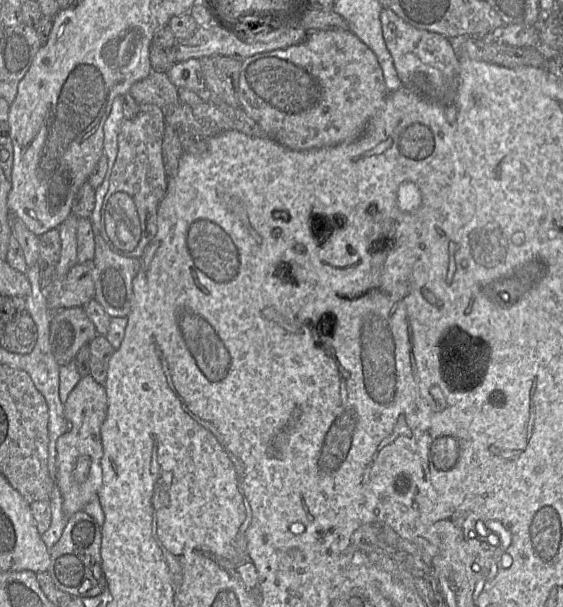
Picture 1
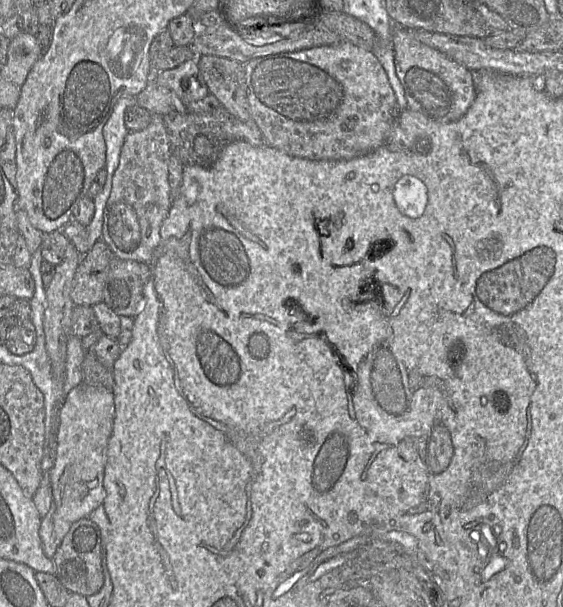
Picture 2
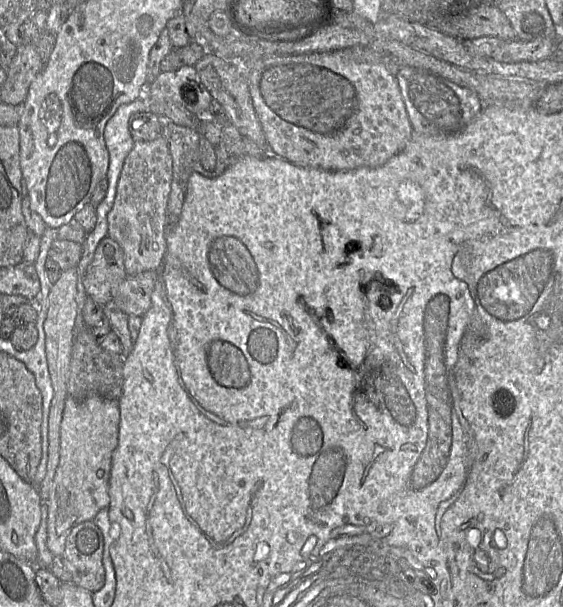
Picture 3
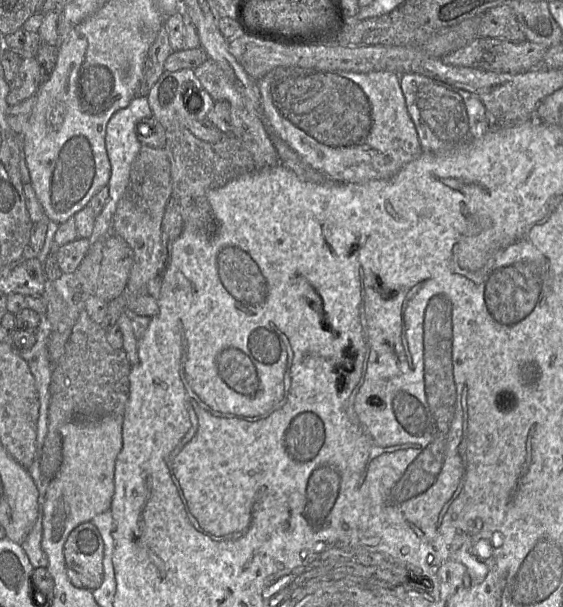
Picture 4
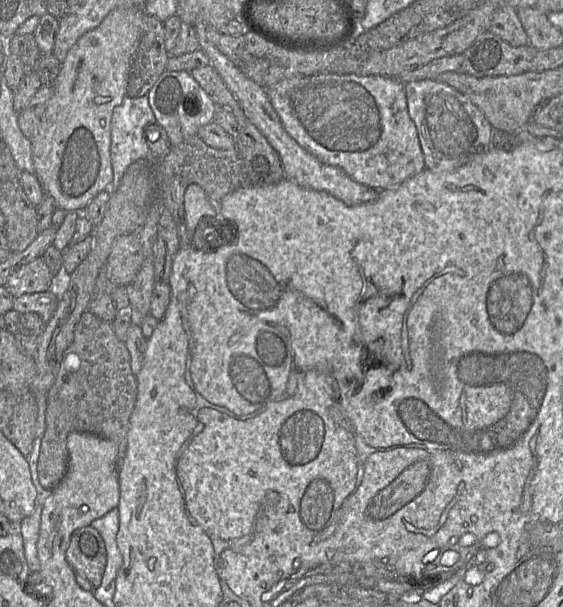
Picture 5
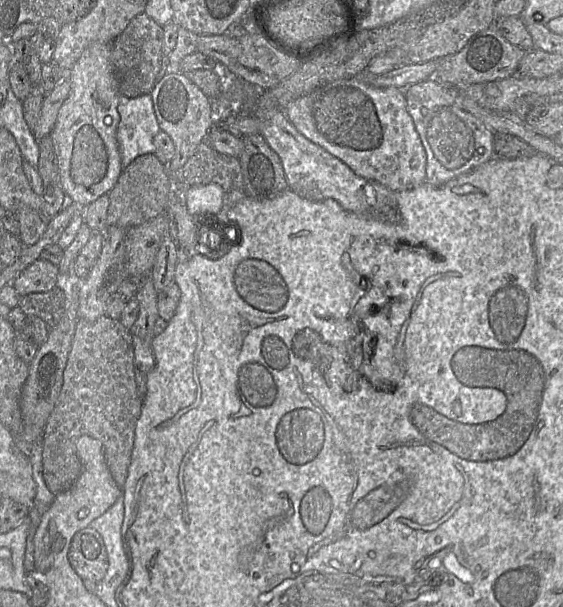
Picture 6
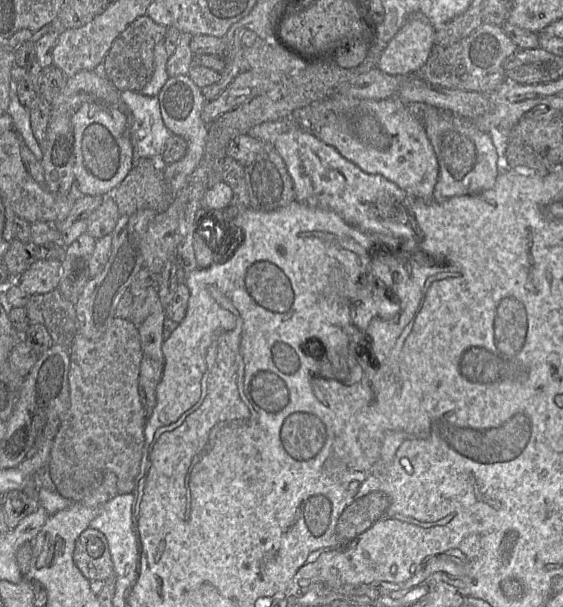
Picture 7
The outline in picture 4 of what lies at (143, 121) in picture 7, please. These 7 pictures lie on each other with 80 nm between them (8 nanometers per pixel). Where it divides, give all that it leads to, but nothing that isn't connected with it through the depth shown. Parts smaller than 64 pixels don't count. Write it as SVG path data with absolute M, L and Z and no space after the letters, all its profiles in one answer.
M137 95L128 106L116 111L107 123L105 147L111 166L111 174L107 184L108 199L101 212L95 217L93 231L89 237L90 245L94 244L99 238L108 236L109 232L111 232L111 222L117 203L128 185L131 165L142 147L142 144L136 136L135 127L139 121L151 116L153 116L153 114L147 97Z

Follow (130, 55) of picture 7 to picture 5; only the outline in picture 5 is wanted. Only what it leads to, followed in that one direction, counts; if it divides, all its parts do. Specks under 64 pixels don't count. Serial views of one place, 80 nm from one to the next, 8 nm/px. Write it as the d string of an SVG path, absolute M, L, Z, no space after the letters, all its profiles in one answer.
M143 12L143 34L132 58L127 84L127 96L148 94L165 71L169 52L165 48L163 22Z

